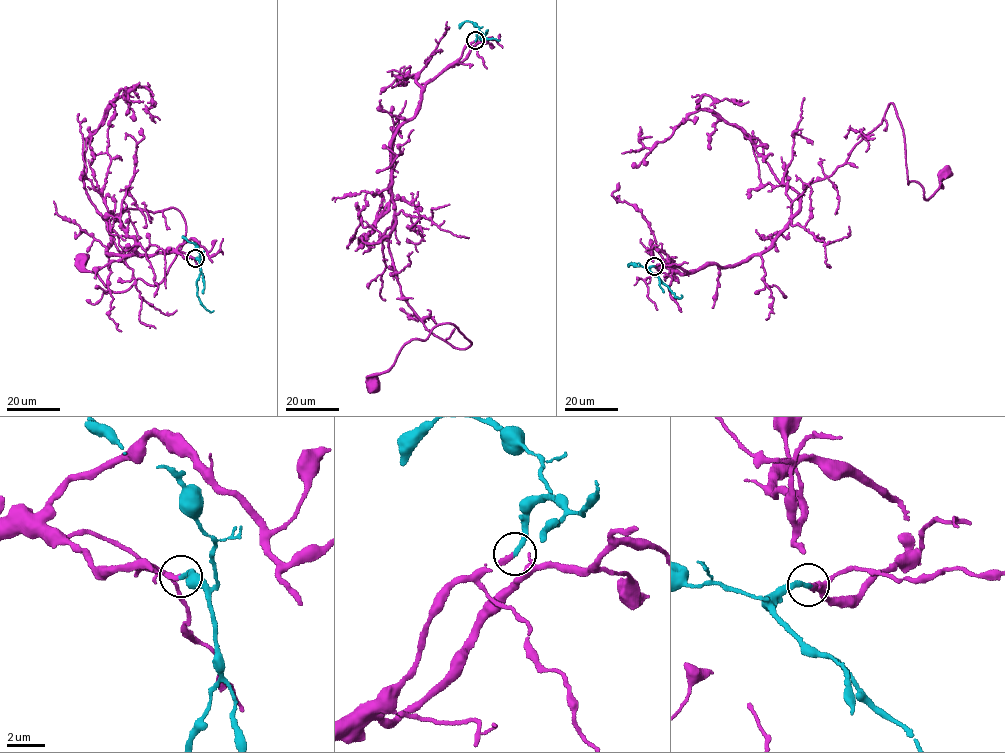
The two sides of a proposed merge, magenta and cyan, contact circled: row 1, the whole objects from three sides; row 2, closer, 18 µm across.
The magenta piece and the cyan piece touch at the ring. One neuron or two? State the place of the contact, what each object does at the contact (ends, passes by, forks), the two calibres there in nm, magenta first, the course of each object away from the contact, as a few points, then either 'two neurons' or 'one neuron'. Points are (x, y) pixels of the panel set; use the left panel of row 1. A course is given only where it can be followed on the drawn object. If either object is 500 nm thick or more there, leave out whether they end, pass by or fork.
at (195, 258); magenta ends there; cyan ends there; 280 nm thick on the magenta side, 280 nm on the other; magenta runs (195, 258), (107, 256), (106, 214), (172, 208), (186, 230), (158, 284), (137, 279), (113, 291), (82, 260); cyan runs (195, 258), (200, 274), (196, 281), (197, 295), (206, 310), (214, 311); one neuron

